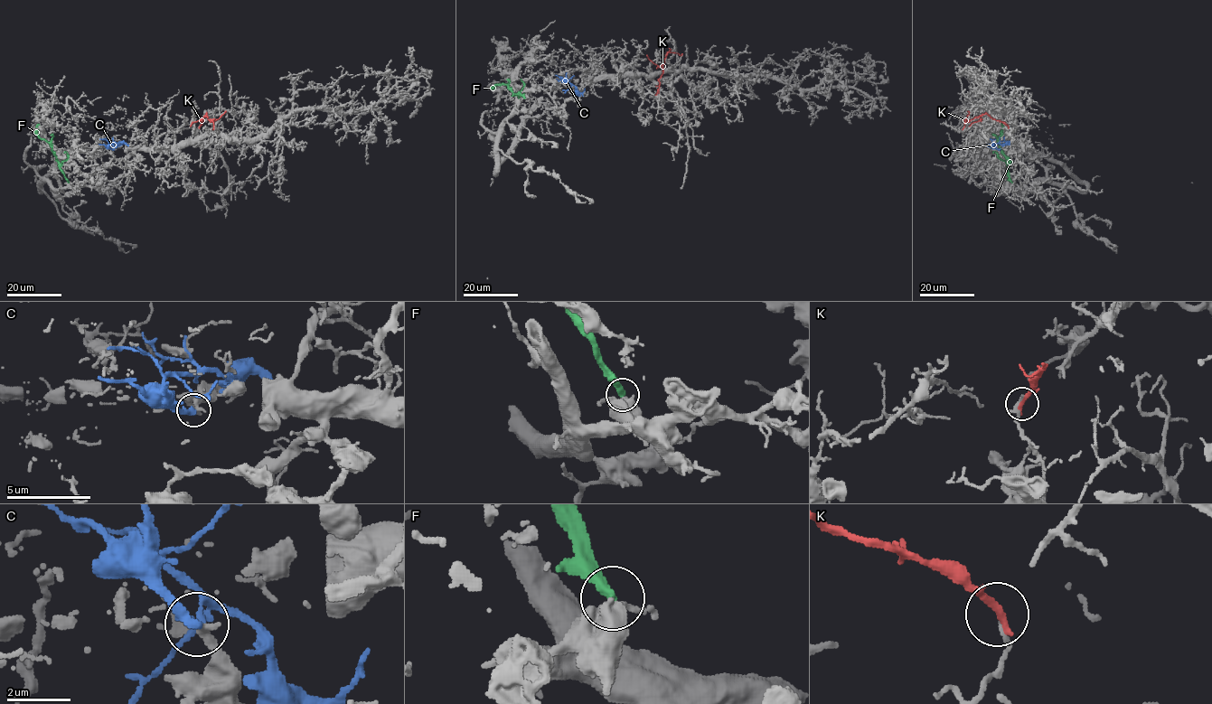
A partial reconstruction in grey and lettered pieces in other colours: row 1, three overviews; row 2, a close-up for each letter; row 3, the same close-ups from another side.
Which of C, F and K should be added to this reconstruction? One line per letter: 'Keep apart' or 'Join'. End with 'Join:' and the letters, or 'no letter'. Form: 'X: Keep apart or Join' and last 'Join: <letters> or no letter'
C: Keep apart
F: Keep apart
K: Keep apart
Join: no letter

